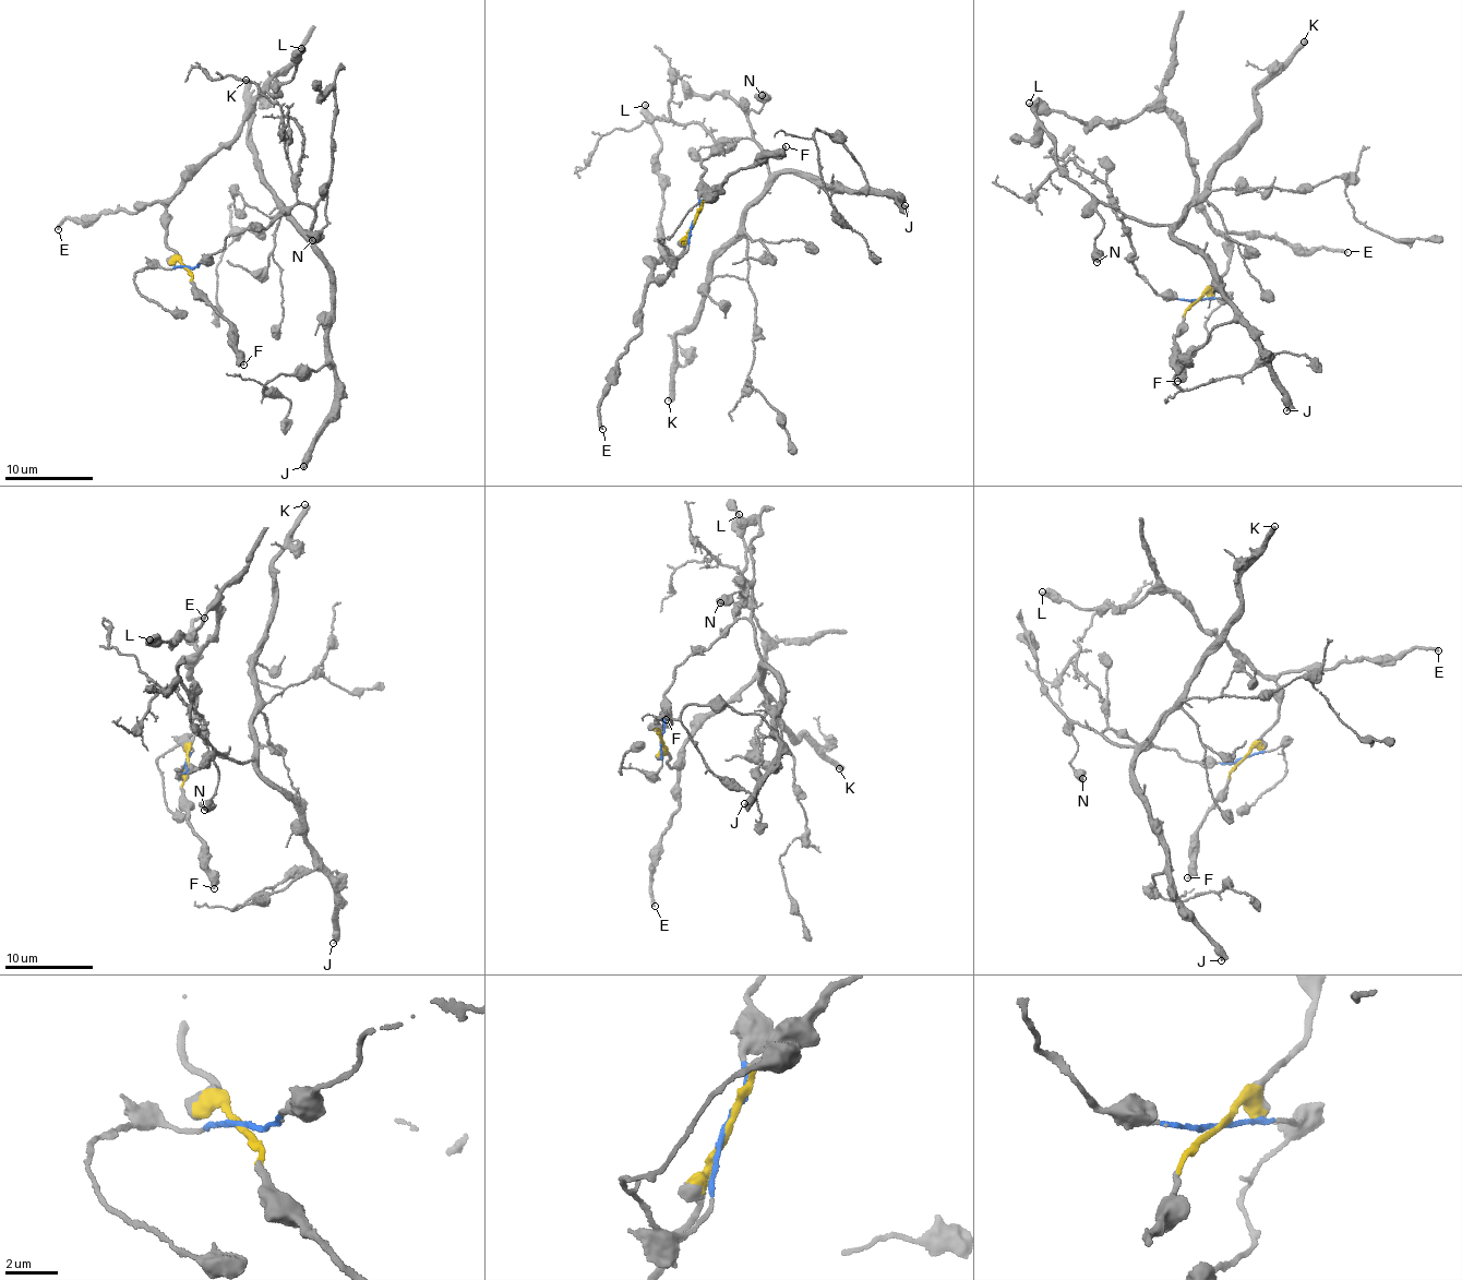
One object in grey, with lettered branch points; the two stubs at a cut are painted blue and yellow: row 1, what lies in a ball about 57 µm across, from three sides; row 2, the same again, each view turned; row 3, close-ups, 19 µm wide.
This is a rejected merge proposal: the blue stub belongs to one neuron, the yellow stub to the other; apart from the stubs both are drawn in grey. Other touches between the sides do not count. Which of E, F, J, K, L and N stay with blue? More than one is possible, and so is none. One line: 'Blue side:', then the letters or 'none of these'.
Blue side: J, K, N

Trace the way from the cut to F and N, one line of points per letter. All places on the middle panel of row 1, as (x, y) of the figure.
F: (695, 222), (708, 193), (733, 174), (785, 145)
N: (693, 220), (702, 163), (752, 136), (749, 117), (752, 109), (764, 107), (767, 96), (762, 96)

